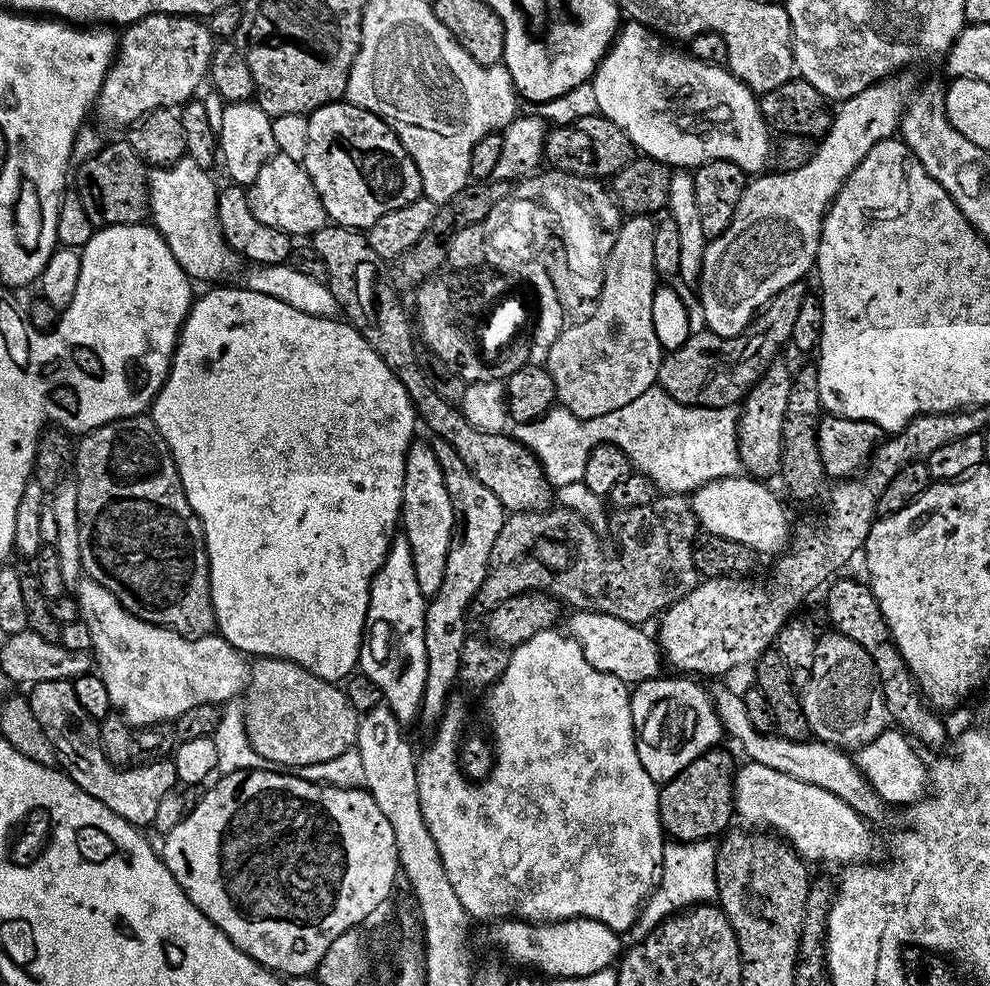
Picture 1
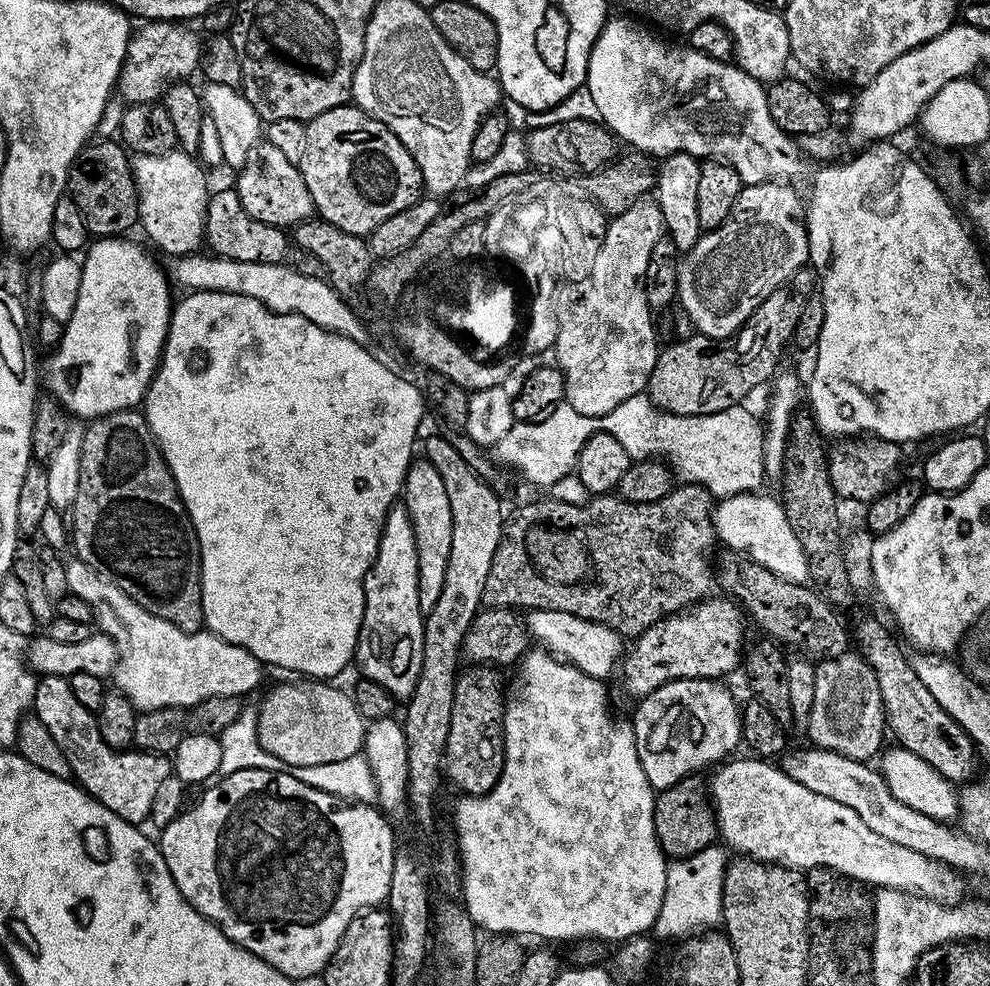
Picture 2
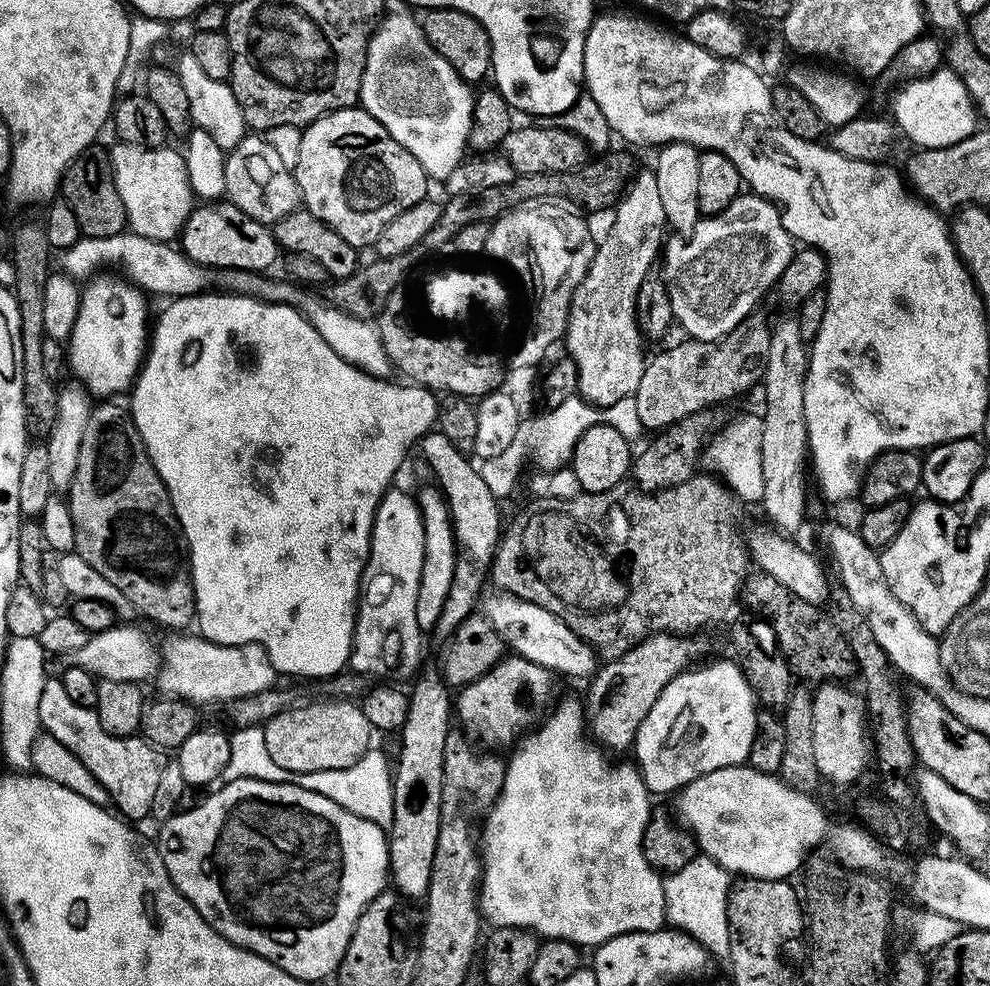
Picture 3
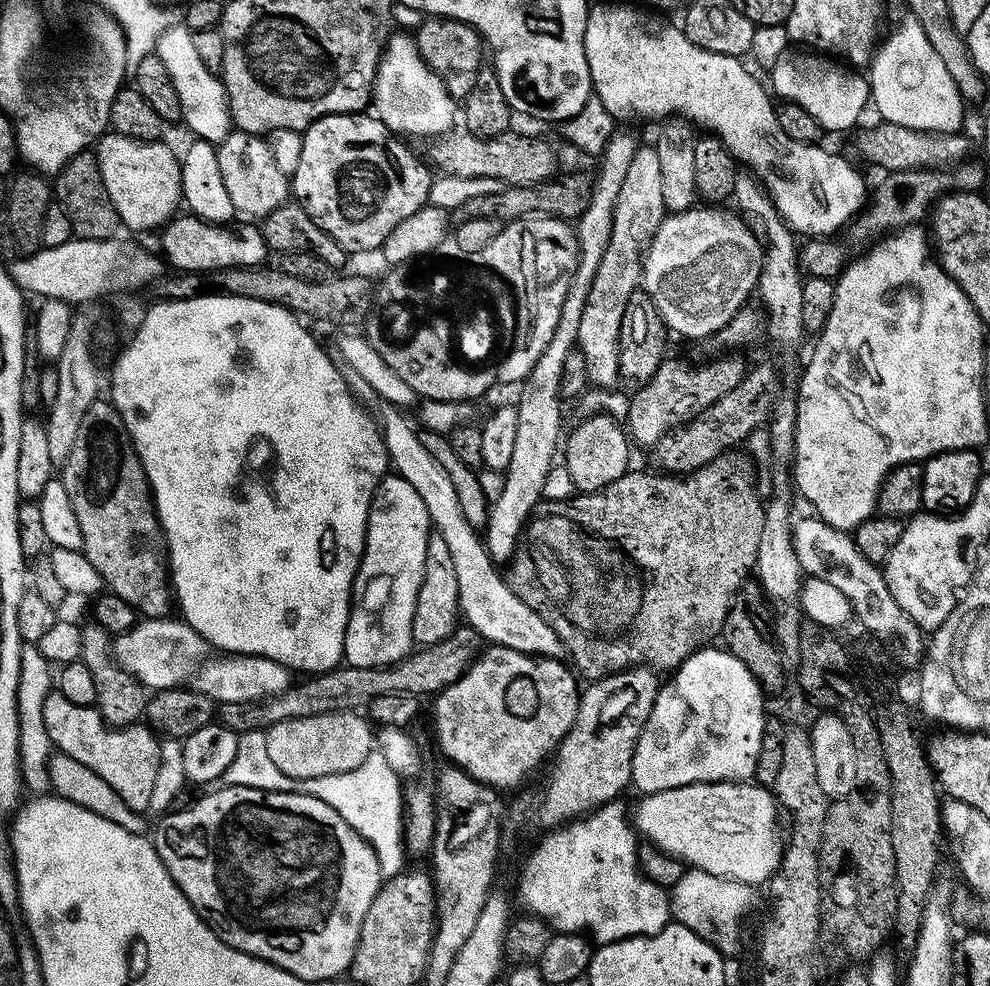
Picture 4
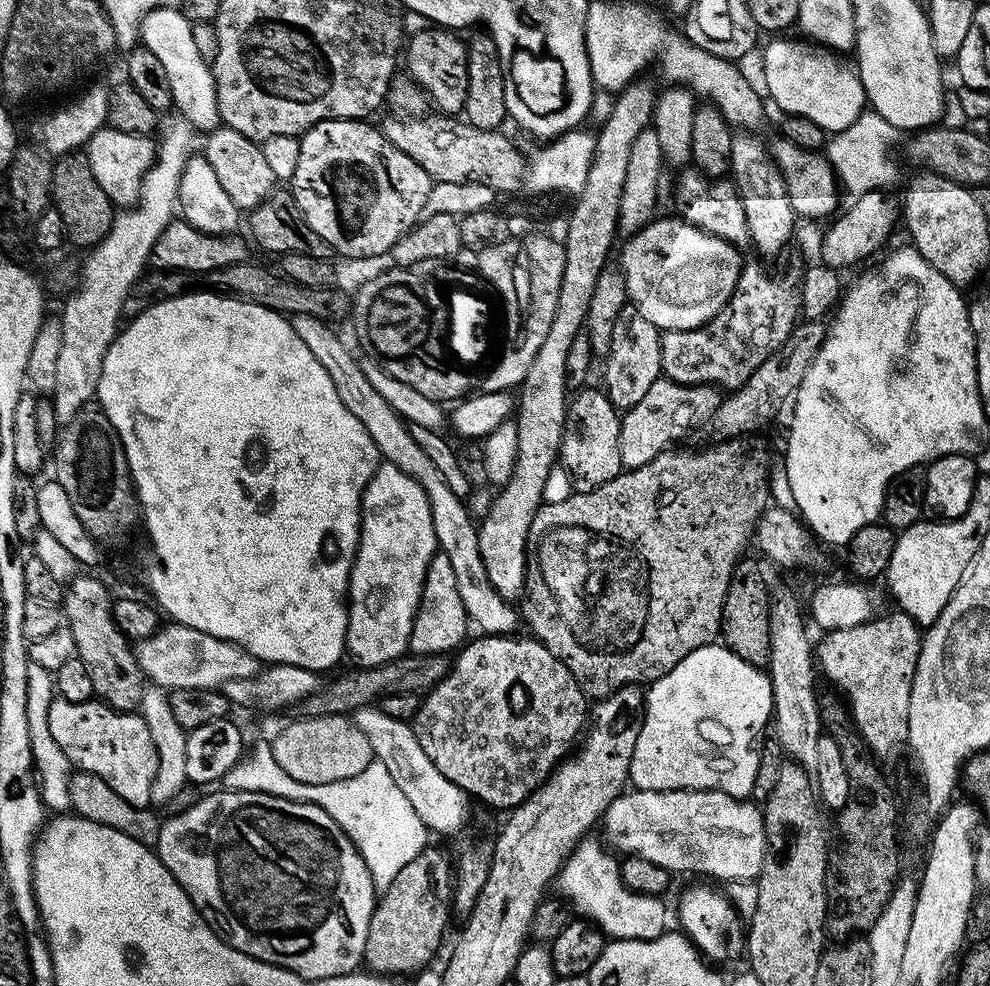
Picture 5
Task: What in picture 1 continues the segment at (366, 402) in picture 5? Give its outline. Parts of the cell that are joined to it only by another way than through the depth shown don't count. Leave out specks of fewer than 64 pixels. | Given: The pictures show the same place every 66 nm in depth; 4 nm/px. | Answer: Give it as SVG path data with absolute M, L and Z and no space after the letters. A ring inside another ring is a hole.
M579 610L571 613L568 620L567 635L576 639L578 646L582 646L582 654L590 666L606 674L614 674L629 686L641 684L644 680L654 680L661 675L662 653L660 645L644 633L643 627L626 622L622 618L614 618L605 612L582 612Z

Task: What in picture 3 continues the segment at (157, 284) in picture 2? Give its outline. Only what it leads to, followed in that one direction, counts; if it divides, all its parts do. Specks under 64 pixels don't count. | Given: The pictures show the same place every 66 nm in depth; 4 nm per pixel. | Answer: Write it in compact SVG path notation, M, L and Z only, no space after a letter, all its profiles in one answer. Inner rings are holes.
M97 275L87 281L87 286L80 293L78 322L74 322L72 335L66 341L66 364L77 381L93 397L116 398L119 392L127 393L136 383L150 343L150 316L148 320L148 300L140 288L133 286L127 279L115 280L112 276Z

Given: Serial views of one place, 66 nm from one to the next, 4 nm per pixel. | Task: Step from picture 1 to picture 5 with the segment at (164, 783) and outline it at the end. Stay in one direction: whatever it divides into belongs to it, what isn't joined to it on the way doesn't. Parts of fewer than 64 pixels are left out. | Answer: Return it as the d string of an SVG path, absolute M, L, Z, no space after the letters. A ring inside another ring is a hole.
M56 698L50 706L50 734L54 734L54 742L62 746L62 754L66 754L73 769L102 778L102 782L126 798L130 806L147 808L152 804L150 786L154 786L154 774L158 774L158 750L154 746L154 738L150 738L150 726L146 726L135 711L119 712L96 698L86 702L66 702Z

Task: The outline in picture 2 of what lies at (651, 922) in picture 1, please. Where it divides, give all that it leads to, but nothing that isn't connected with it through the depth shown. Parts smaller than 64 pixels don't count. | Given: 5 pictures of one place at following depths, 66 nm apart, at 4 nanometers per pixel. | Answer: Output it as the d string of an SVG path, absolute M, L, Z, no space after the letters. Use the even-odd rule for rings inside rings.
M713 846L697 856L685 860L672 860L666 874L666 894L662 898L662 910L656 920L655 931L664 936L687 938L701 930L712 930L721 923L722 894L724 893L725 849Z

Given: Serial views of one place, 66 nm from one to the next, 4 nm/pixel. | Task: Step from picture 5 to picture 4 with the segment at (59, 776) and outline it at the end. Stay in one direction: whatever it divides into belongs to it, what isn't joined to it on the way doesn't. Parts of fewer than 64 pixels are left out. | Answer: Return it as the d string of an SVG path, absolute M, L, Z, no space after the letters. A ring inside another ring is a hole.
M35 646L20 649L20 681L16 695L16 712L20 715L20 778L25 789L32 794L44 794L51 785L48 760L54 754L52 740L48 737L46 722L42 722L42 706L46 706L48 693L54 688L54 672L48 660Z

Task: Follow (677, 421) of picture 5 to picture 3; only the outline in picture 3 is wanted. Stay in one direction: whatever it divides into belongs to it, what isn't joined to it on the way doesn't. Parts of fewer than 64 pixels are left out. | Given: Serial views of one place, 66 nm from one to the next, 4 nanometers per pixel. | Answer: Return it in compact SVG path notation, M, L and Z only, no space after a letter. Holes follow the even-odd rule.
M753 313L749 323L737 327L730 335L721 340L684 339L652 357L645 363L642 379L633 393L638 410L638 418L643 429L650 432L661 431L690 414L707 411L746 391L763 379L765 363L770 350L771 325L762 313Z

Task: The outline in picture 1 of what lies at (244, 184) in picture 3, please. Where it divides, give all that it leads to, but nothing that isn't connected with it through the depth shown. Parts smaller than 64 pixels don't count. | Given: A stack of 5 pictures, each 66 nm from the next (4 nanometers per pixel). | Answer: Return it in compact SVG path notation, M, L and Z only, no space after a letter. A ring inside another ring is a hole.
M279 154L272 156L264 163L262 170L258 170L258 178L247 185L246 191L254 218L265 226L274 226L274 230L282 230L287 236L310 238L329 223L322 198L318 198L318 190L314 190L314 182L310 182L310 174L303 163L294 158Z

